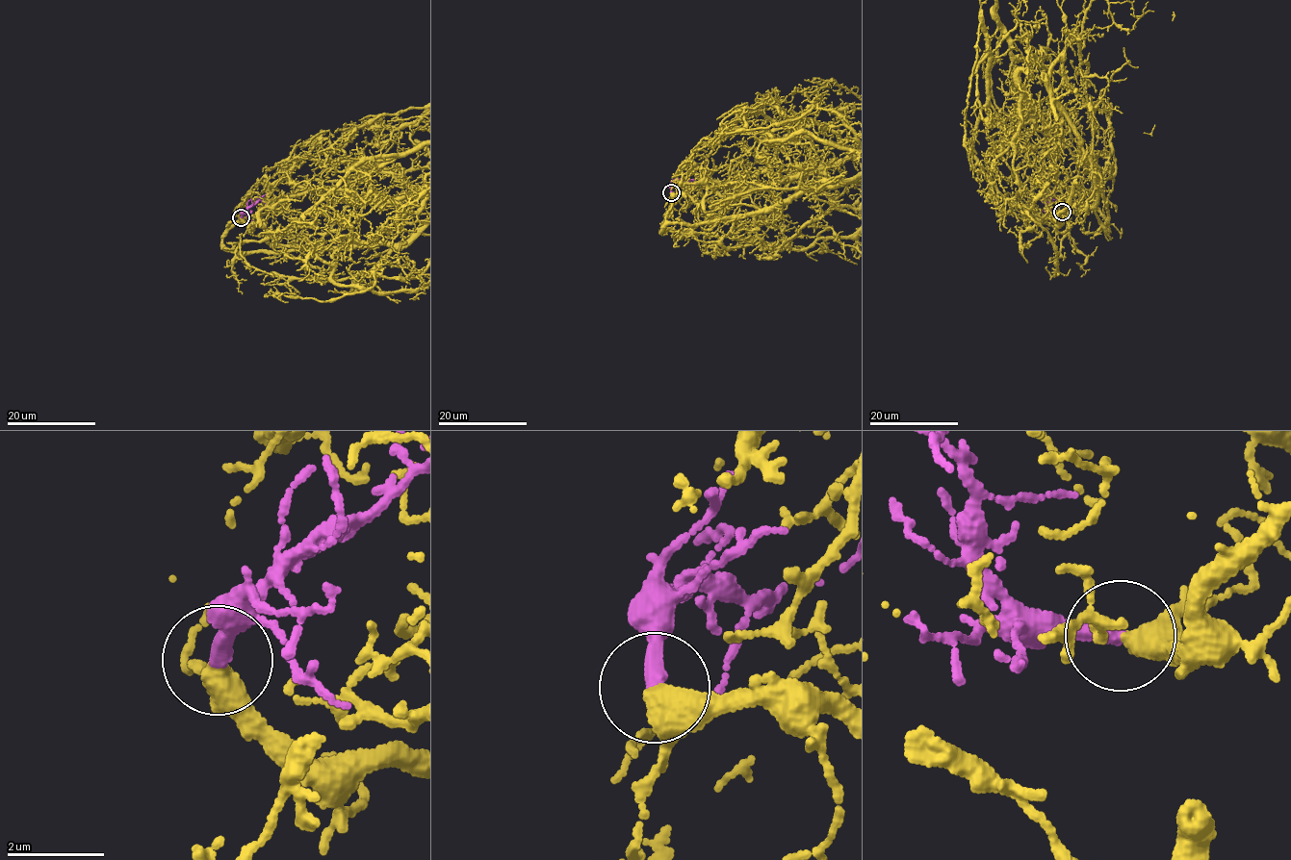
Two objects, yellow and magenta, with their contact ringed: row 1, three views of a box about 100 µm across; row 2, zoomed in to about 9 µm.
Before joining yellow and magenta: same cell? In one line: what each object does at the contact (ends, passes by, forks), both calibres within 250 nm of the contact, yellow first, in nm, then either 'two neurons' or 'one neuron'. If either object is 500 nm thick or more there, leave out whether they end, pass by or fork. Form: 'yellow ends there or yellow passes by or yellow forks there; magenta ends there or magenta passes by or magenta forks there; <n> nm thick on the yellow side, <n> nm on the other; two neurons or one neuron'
yellow passes by; magenta ends there; 440 nm thick on the yellow side, 380 nm on the other; one neuron

